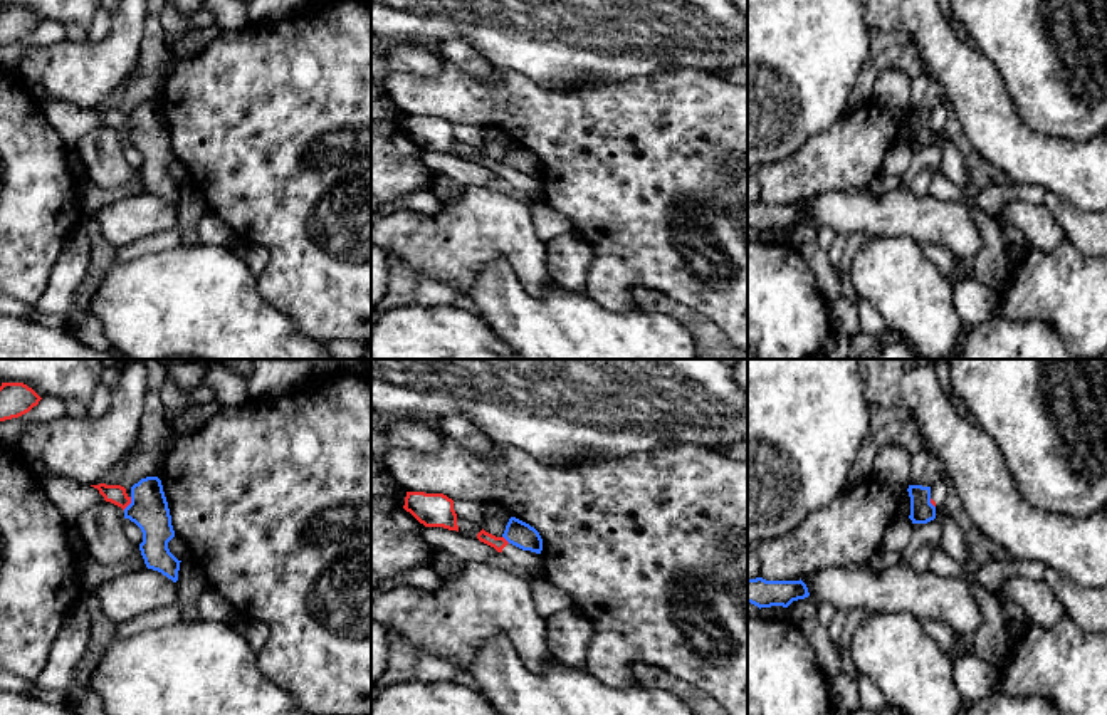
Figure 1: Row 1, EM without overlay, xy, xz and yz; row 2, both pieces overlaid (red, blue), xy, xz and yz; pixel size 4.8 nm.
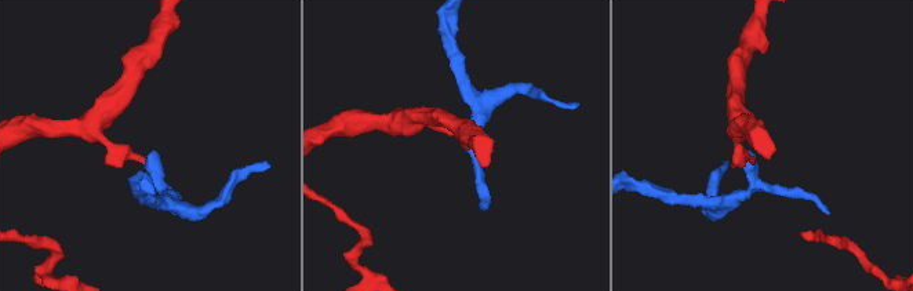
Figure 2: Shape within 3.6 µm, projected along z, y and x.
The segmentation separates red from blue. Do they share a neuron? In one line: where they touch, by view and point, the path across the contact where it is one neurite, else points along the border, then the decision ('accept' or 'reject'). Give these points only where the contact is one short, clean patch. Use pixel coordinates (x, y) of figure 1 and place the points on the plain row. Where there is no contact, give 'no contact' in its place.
xy (128, 128) | along xy (131, 121), (123, 133) | reject

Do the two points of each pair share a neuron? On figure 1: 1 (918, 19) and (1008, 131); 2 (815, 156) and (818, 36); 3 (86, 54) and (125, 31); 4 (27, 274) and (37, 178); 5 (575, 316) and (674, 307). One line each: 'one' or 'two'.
1: one
2: two
3: one
4: one
5: two

